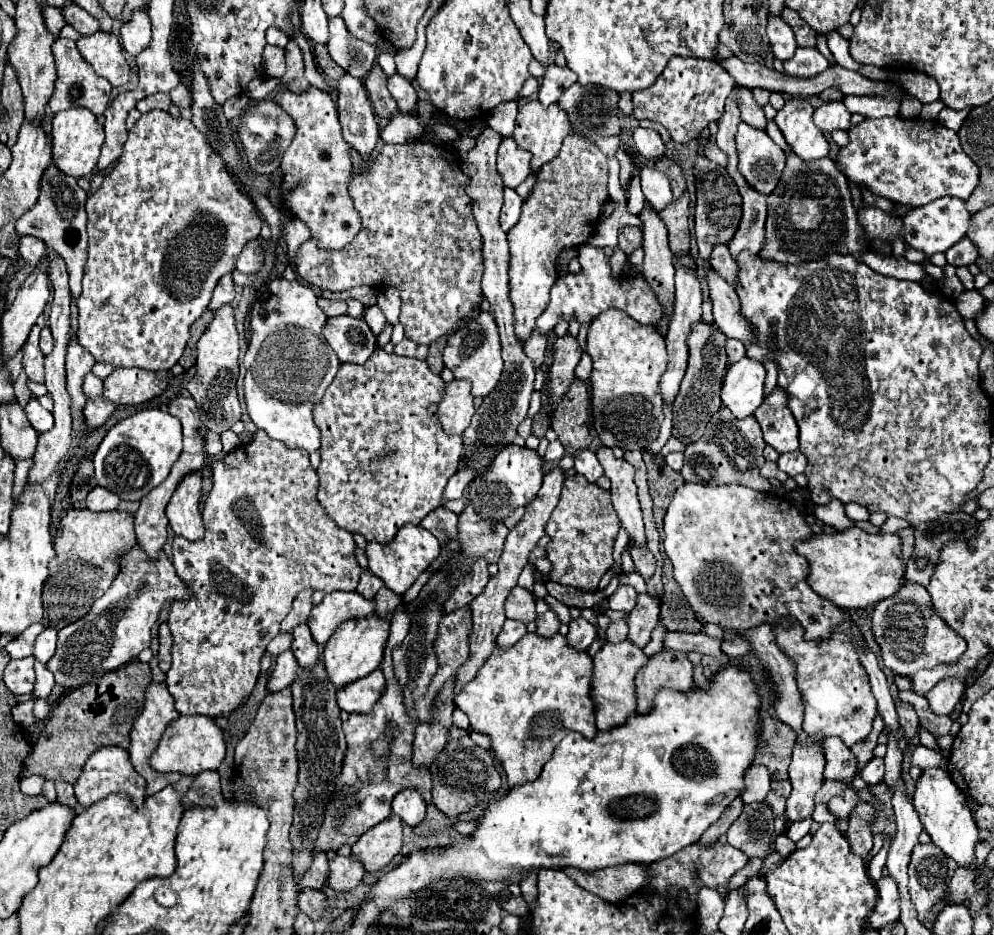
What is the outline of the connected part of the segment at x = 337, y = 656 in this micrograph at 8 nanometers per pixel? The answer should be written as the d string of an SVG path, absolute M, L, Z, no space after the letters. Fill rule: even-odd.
M372 615L366 619L350 619L350 621L342 623L342 627L338 627L338 631L328 639L328 643L324 645L324 651L322 651L328 679L336 689L340 689L352 681L358 681L380 667L382 655L384 655L384 645L388 641L388 629L390 629L390 617L384 619L380 615Z

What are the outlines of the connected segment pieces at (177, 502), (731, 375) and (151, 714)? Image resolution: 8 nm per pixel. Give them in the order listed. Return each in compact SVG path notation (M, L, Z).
M190 473L180 485L178 491L172 495L166 515L170 521L170 527L176 535L188 539L188 541L200 541L204 539L204 523L202 523L202 511L200 511L200 491L202 491L202 475Z
M750 357L732 363L722 383L722 405L738 419L752 415L764 401L764 381L764 363Z
M152 683L152 685L148 687L144 711L142 711L142 715L134 721L134 727L132 727L132 731L130 731L130 749L128 749L132 765L136 767L136 771L138 771L138 773L146 779L146 783L148 783L148 785L146 785L146 795L154 795L154 793L162 791L162 789L168 787L168 785L176 785L176 783L182 779L180 773L158 773L158 771L154 771L154 769L150 767L150 757L152 757L152 753L158 749L158 743L160 743L160 739L162 739L162 733L166 731L168 723L174 721L178 715L180 715L180 713L178 713L176 707L174 707L174 697L168 693L166 685Z

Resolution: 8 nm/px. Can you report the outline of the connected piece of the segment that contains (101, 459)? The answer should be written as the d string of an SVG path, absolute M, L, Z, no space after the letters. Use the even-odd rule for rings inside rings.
M142 409L118 421L94 453L96 481L124 501L140 501L156 489L182 453L182 429L176 417L162 409Z

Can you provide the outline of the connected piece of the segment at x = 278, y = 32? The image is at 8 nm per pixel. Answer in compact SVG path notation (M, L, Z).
M270 27L270 29L268 29L268 43L270 43L270 45L286 47L288 41L290 41L290 37L288 37L282 29L278 29L278 27Z

